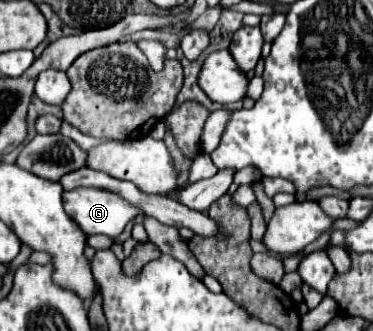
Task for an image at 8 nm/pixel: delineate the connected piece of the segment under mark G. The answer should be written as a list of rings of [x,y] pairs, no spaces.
[[[84,189],[64,191],[64,209],[86,235],[106,235],[112,241],[124,231],[130,219],[134,219],[140,211],[134,211],[124,199],[118,195],[110,195],[108,191]]]

